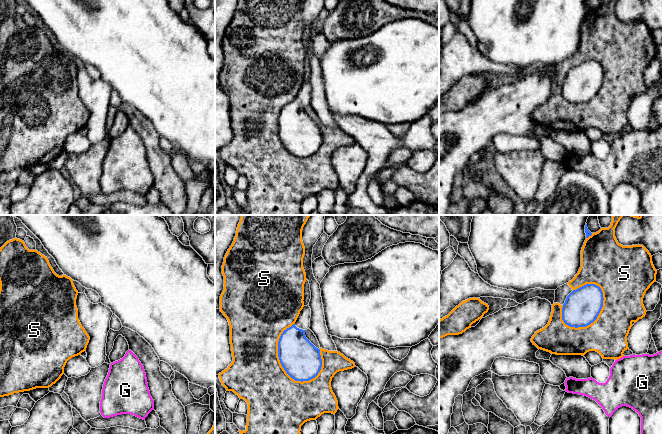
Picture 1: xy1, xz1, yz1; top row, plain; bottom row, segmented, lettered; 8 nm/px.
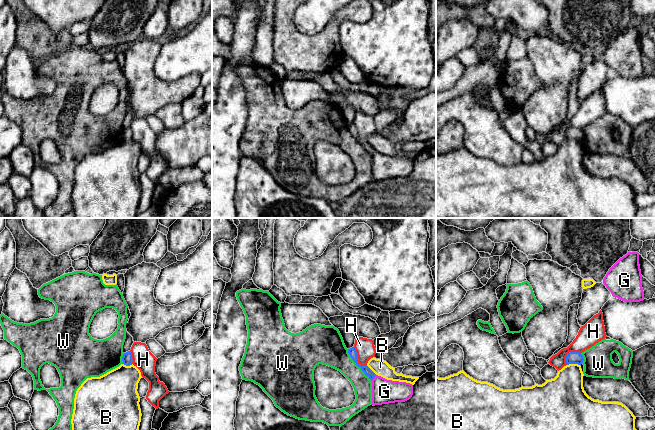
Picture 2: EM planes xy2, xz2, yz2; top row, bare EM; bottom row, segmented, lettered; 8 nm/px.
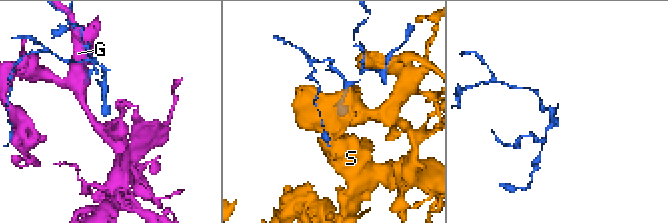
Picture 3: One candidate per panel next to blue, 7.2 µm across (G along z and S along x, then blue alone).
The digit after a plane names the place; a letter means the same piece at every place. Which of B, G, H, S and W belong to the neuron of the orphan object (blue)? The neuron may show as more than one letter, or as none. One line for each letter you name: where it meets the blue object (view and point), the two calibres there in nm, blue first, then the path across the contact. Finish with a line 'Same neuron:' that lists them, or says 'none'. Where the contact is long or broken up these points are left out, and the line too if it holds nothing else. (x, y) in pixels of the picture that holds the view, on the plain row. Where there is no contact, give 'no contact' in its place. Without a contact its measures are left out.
Same neuron: none

